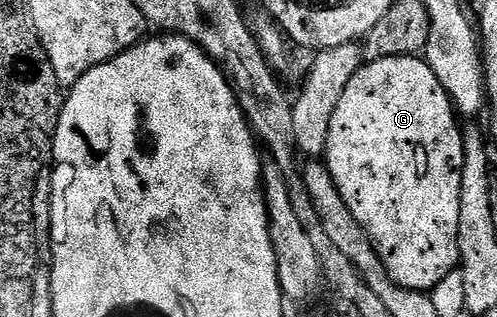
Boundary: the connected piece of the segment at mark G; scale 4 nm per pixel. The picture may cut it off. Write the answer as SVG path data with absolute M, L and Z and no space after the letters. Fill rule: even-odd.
M421 56L380 58L378 61L366 61L352 75L348 87L344 87L344 95L340 95L340 103L336 103L336 115L332 115L332 127L328 127L328 143L324 154L324 164L332 175L340 195L344 195L344 203L348 203L348 211L356 215L360 227L370 236L370 244L378 252L388 275L400 287L419 291L432 291L444 275L455 272L460 265L460 247L458 232L460 231L460 187L462 186L462 168L464 167L464 147L462 146L461 128L454 129L456 110L449 95L444 91L440 79L432 71L432 67Z

